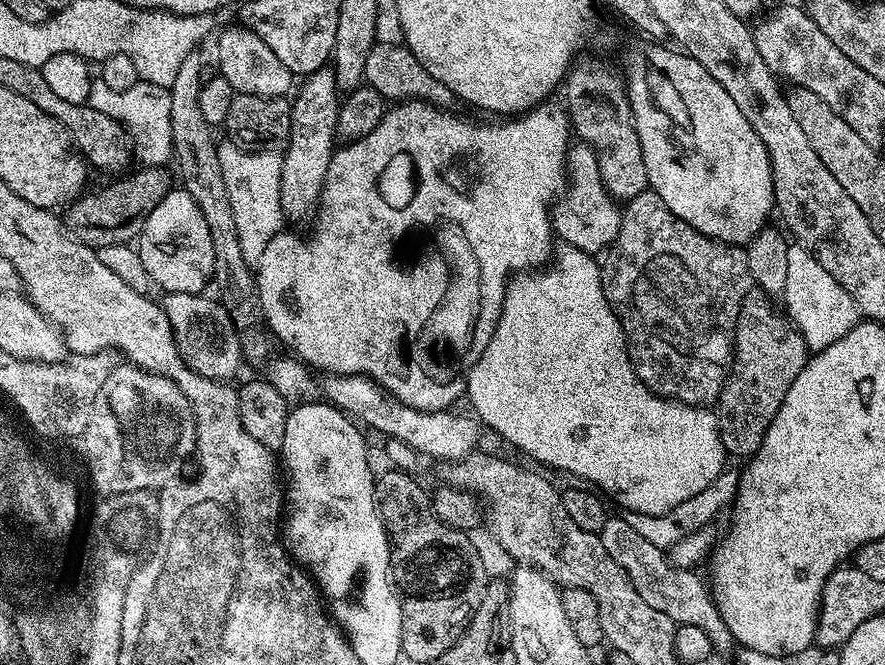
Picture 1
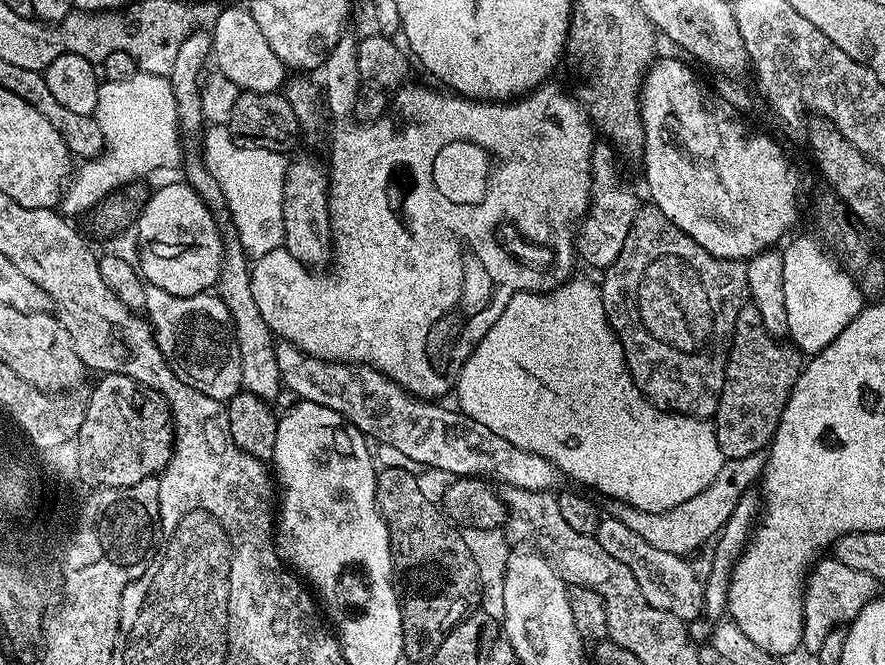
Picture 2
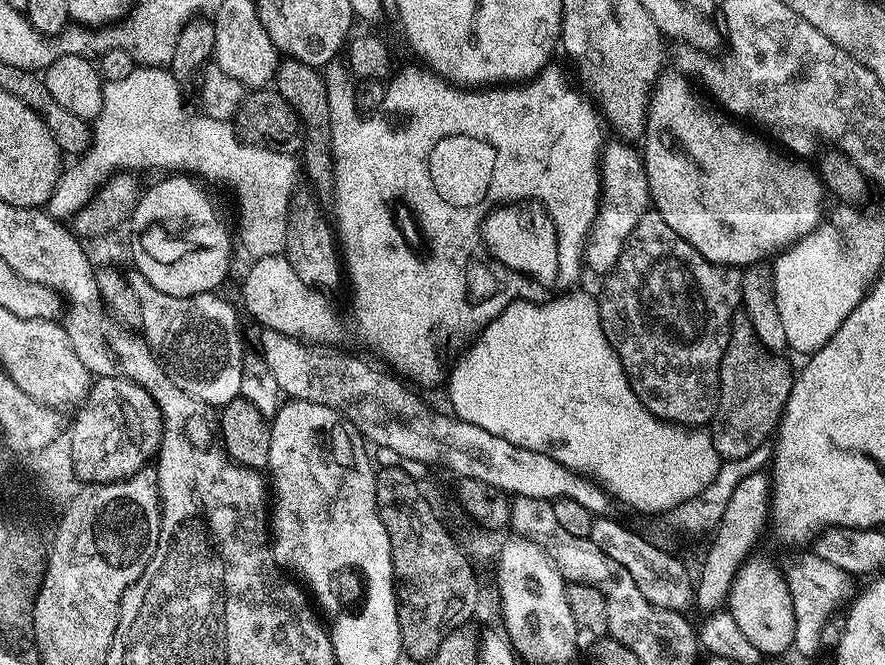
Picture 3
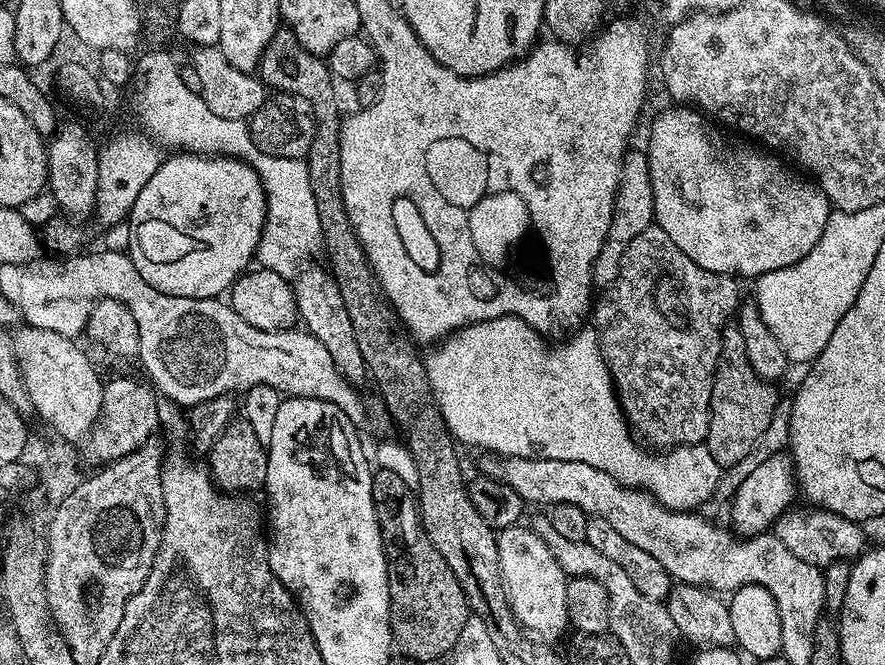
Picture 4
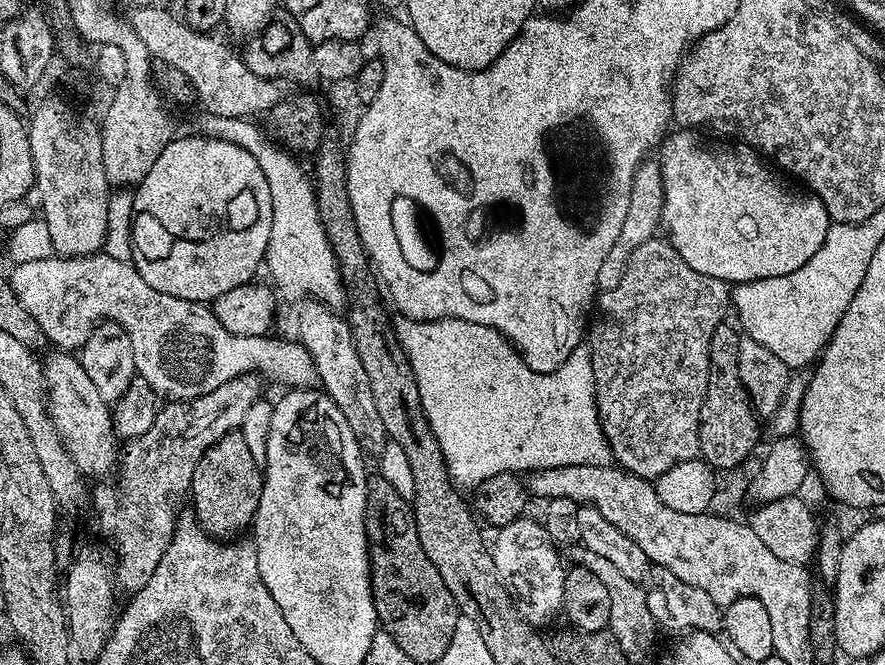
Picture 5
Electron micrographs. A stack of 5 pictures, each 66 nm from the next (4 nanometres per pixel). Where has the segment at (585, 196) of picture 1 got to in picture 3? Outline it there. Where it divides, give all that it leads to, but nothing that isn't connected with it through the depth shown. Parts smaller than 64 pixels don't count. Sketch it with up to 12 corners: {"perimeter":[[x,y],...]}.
{"perimeter":[[619,138],[600,158],[600,209],[583,267],[614,270],[650,210],[644,157]]}

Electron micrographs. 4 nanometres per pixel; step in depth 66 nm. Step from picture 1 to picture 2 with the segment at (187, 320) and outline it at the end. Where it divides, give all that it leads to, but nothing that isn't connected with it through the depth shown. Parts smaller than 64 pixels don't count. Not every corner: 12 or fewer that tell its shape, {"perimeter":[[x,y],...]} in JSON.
{"perimeter":[[145,283],[142,307],[177,376],[221,402],[241,391],[219,295]]}

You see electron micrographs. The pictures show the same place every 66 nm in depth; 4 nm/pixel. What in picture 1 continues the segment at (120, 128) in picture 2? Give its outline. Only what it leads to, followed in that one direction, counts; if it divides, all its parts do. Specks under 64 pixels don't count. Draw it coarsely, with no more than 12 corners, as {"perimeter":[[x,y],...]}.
{"perimeter":[[99,78],[87,103],[114,118],[149,167],[172,151],[169,89],[115,92]]}

